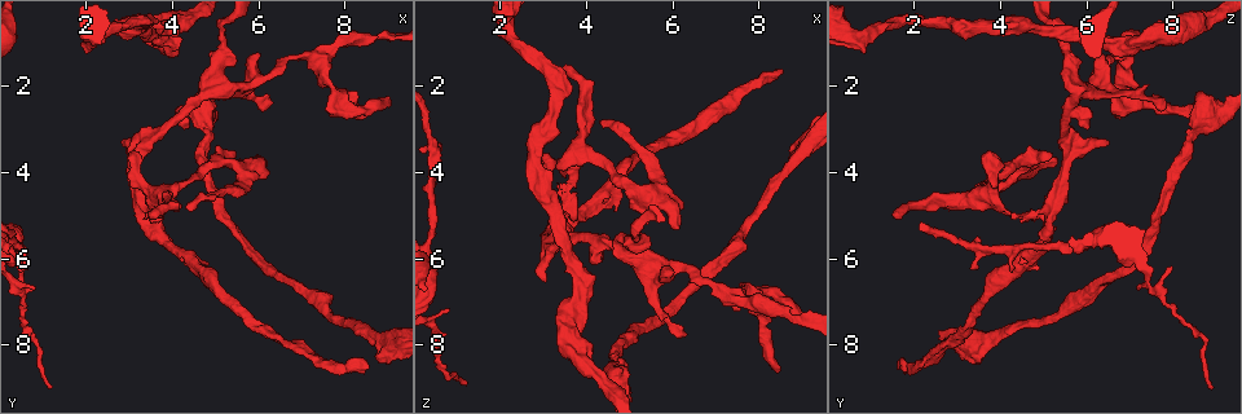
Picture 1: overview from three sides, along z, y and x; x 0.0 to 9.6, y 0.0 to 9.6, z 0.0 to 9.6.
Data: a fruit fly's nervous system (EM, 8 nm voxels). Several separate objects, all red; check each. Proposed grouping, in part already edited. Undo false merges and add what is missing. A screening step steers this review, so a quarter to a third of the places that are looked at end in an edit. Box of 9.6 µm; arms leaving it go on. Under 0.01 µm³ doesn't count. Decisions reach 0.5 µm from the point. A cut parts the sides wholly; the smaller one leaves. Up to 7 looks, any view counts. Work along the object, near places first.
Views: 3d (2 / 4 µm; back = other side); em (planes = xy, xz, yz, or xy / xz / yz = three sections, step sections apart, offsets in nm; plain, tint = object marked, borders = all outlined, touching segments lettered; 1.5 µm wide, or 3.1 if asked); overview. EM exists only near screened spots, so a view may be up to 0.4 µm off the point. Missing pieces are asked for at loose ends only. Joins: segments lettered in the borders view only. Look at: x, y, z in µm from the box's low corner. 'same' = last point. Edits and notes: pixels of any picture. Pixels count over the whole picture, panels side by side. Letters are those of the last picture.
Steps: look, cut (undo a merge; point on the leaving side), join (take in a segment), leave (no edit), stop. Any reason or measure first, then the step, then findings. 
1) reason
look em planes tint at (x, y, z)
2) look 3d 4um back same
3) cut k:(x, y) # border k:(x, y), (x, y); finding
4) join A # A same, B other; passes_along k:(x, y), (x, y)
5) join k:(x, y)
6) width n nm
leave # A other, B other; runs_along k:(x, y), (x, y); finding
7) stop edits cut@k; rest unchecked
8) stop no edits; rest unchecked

thick turns thin
look em xy step 4 tint at (9.10, 7.90, 3.35)

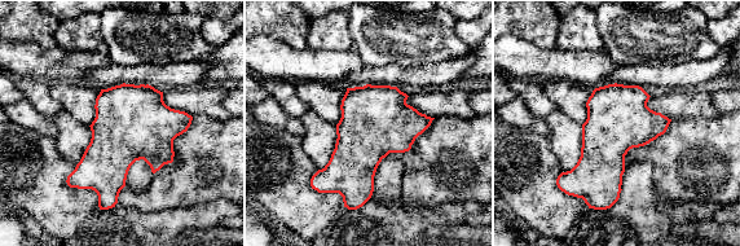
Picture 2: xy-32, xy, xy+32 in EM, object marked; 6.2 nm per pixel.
look em planes borders same

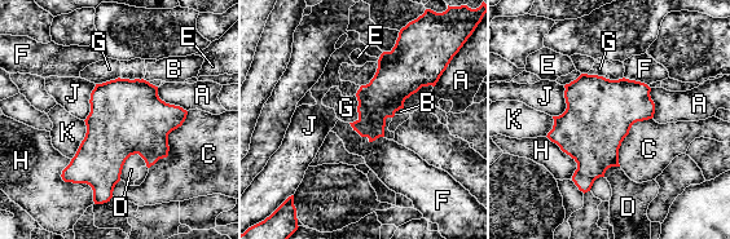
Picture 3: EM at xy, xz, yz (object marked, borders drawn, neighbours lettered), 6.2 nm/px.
longest_contact C 440 nm
leave # A other, B other, C other, D other, E other, F other, G other, H other, J other, K other; border 3:(564, 85), (566, 109), (553, 116); one neuron here

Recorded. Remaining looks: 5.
free end
look 3d 2um at (3.05, 3.25, 6.50)

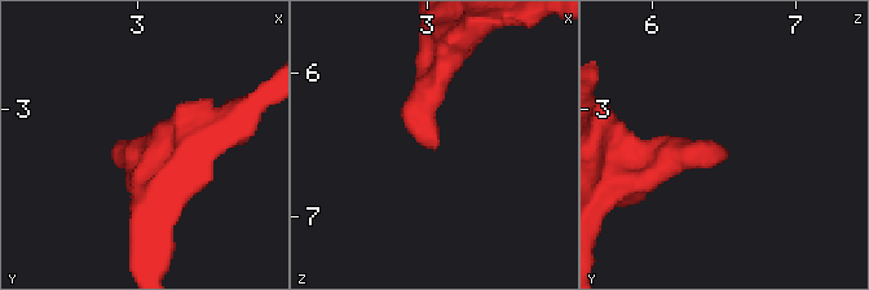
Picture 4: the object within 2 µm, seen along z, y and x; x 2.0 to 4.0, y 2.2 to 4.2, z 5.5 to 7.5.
shape alone is not enough
look em xz step 8 borders at (3.08, 3.30, 6.46)

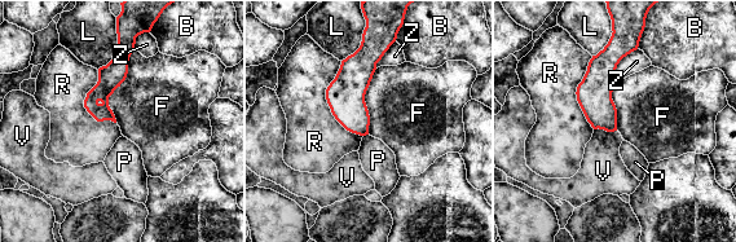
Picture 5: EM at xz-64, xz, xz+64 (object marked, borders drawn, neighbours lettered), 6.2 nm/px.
longest_contact R 500 nm
leave # B other, F other, L other, P other, R other, V other, Z other; border 5:(135, 48), (109, 97), (115, 122); no lettered segment goes on from it

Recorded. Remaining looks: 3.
look 3d 2um at (1.10, 9.00, 8.95)

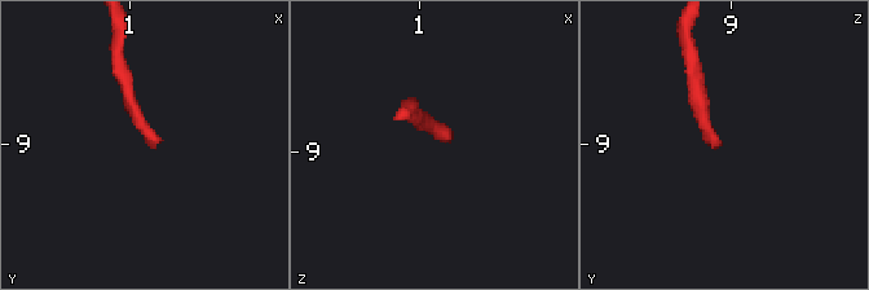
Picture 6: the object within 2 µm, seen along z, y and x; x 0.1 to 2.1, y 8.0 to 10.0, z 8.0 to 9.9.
look em xz step 8 tint at (1.14, 9.00, 8.90)

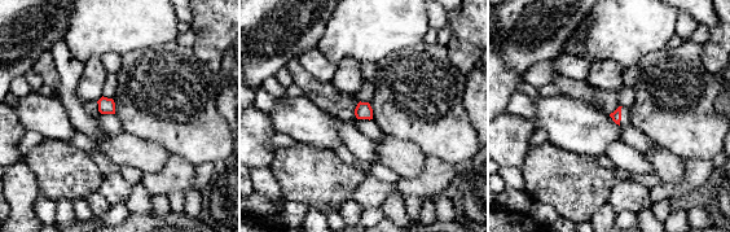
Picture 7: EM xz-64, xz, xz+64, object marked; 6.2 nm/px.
cut it another way
look em planes borders same

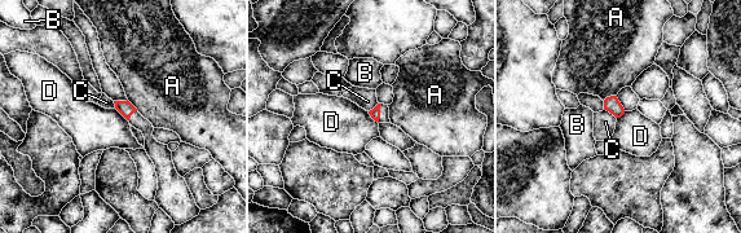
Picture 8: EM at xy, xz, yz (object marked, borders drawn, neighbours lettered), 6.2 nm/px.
leave # A other, B other, C other, D other; border 8:(367, 111), (378, 123); no lettered segment goes on from it

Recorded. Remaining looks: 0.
stop no edits; rest unchecked

